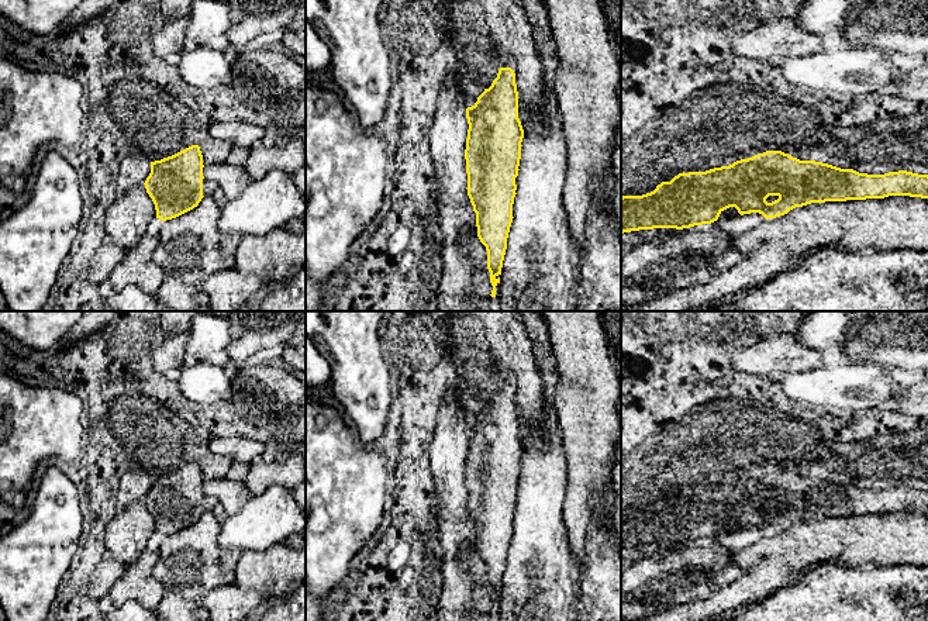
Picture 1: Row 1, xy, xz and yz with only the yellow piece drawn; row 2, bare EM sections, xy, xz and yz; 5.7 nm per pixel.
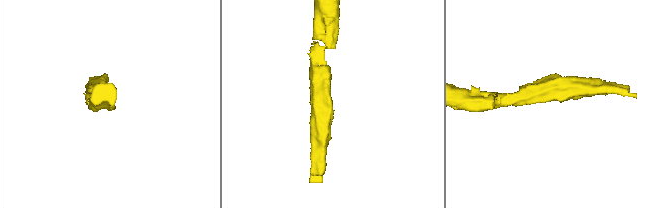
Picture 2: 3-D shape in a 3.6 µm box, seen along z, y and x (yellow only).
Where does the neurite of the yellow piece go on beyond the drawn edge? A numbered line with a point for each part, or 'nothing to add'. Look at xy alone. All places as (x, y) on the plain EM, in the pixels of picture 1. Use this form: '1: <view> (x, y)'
nothing to add

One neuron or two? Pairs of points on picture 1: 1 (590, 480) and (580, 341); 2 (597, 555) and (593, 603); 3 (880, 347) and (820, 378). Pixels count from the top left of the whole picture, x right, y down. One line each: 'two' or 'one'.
1: one
2: one
3: two

